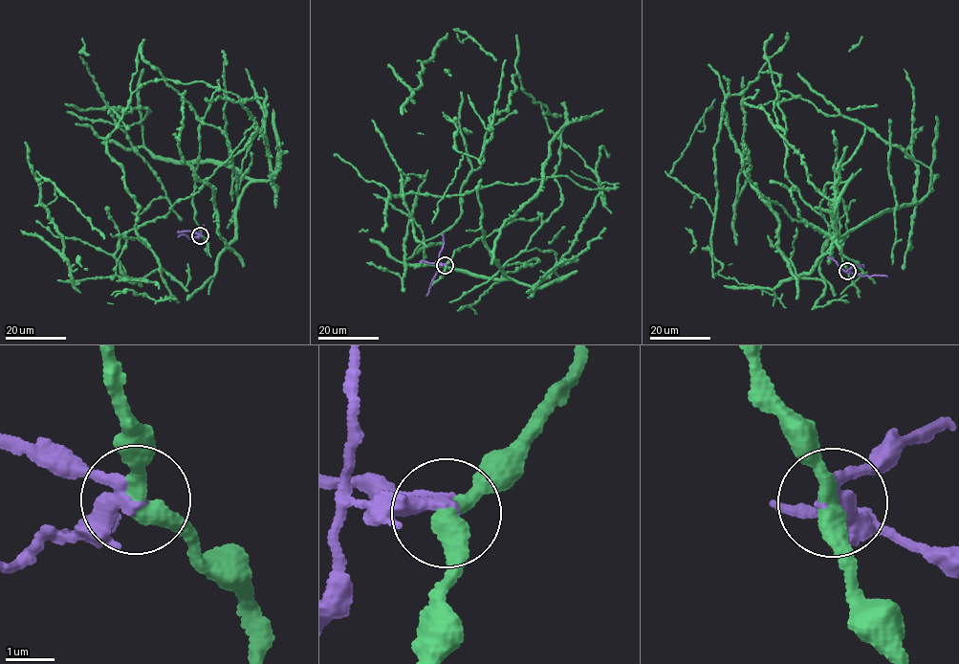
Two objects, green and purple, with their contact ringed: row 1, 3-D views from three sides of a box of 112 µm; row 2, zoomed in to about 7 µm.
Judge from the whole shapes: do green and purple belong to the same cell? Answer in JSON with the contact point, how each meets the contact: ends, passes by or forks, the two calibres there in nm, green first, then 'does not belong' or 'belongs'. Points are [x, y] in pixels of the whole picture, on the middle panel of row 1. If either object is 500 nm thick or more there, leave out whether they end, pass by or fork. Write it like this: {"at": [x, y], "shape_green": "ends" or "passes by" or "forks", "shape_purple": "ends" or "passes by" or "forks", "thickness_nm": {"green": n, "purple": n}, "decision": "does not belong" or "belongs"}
{"at": [445, 265], "shape_green": "passes by", "shape_purple": "passes by", "thickness_nm": {"green": 380, "purple": 300}, "decision": "does not belong"}

